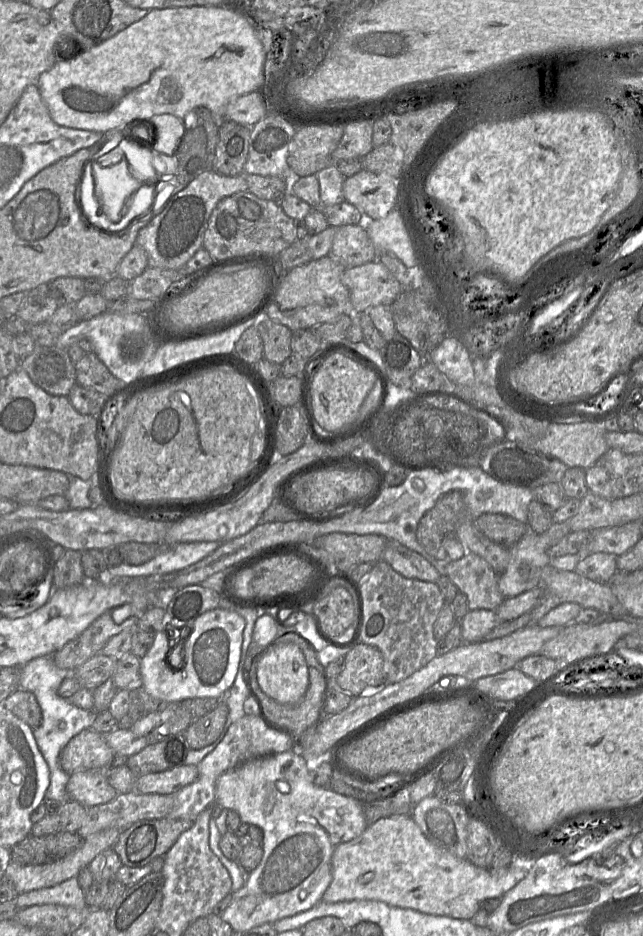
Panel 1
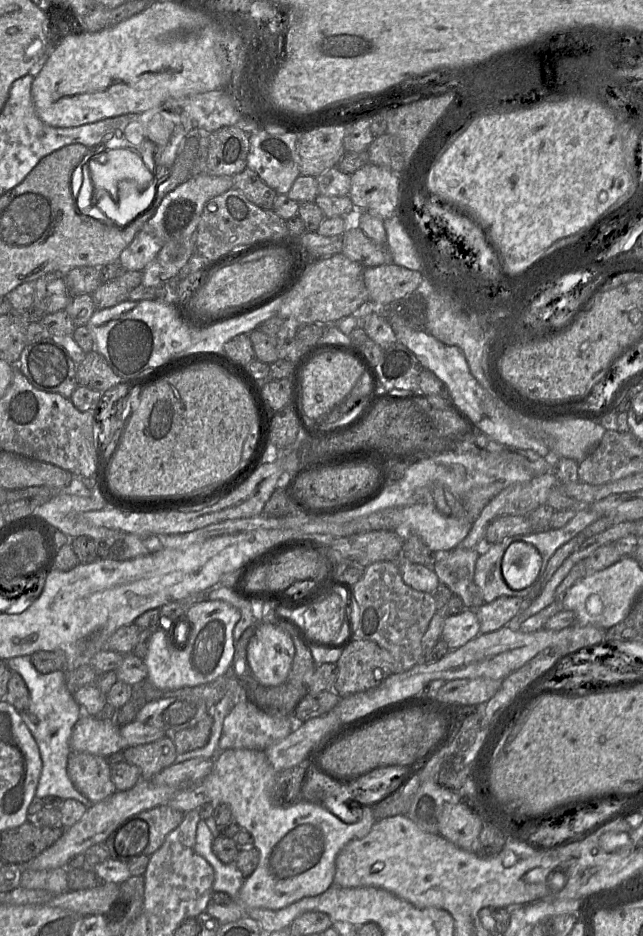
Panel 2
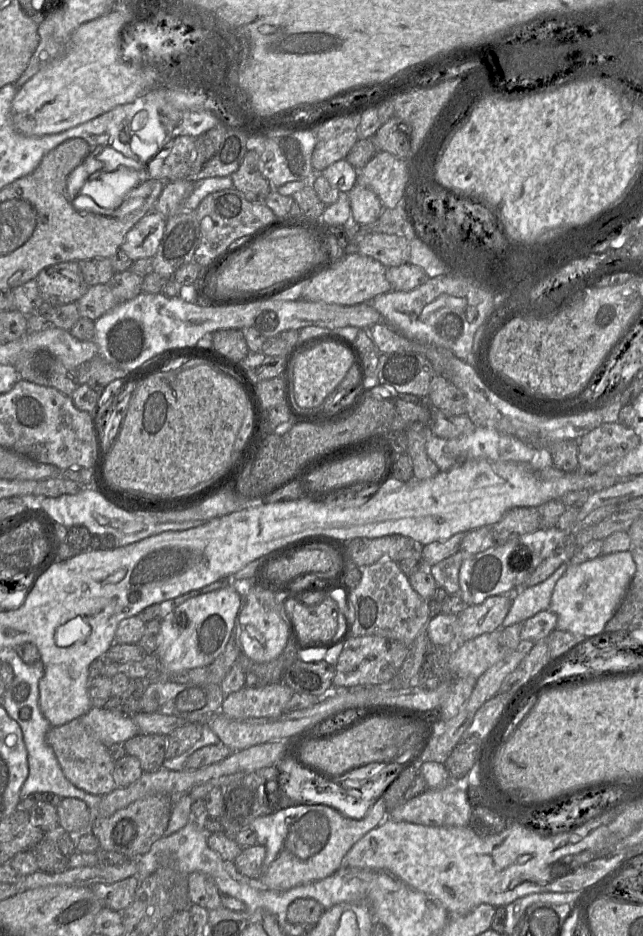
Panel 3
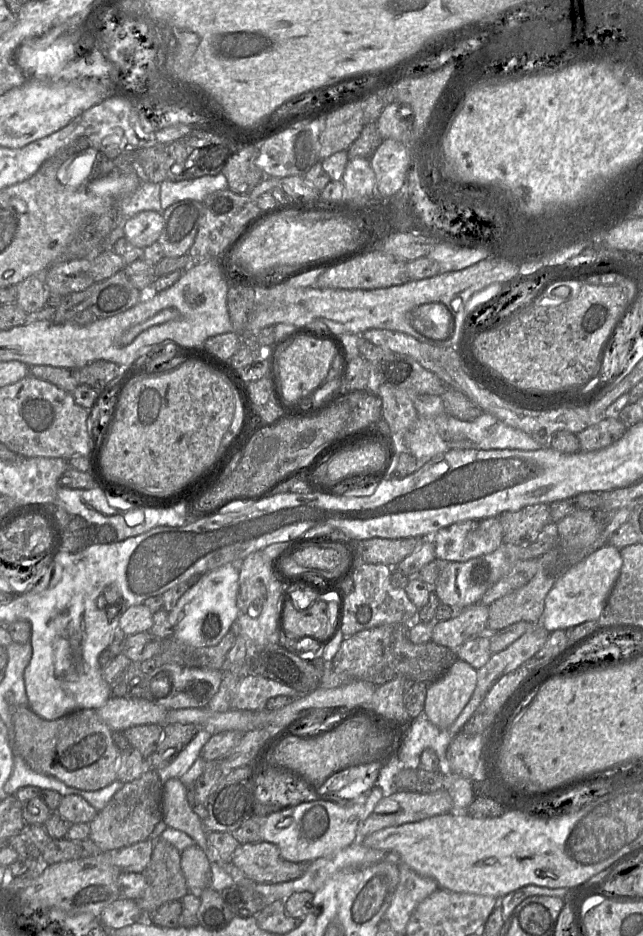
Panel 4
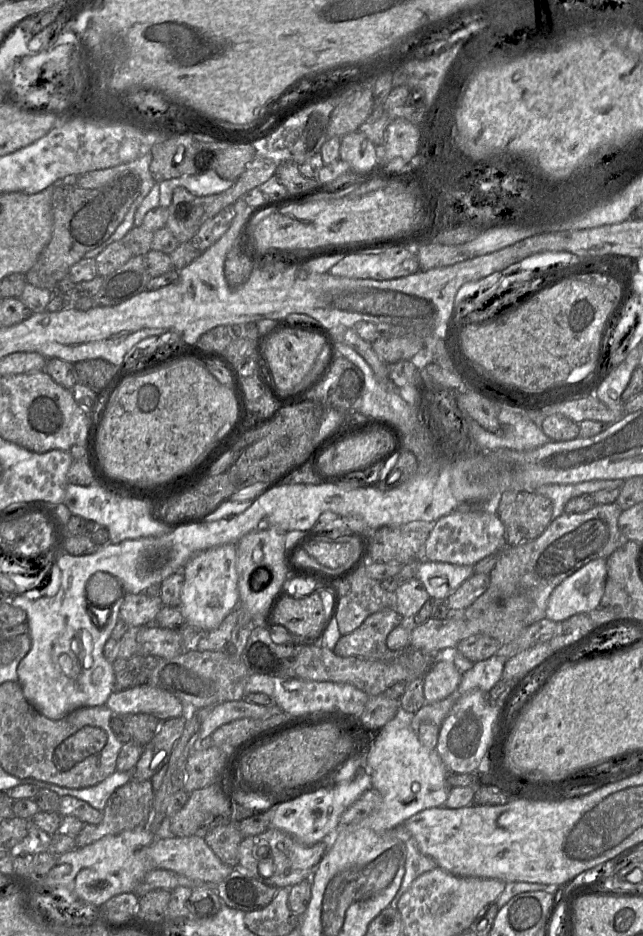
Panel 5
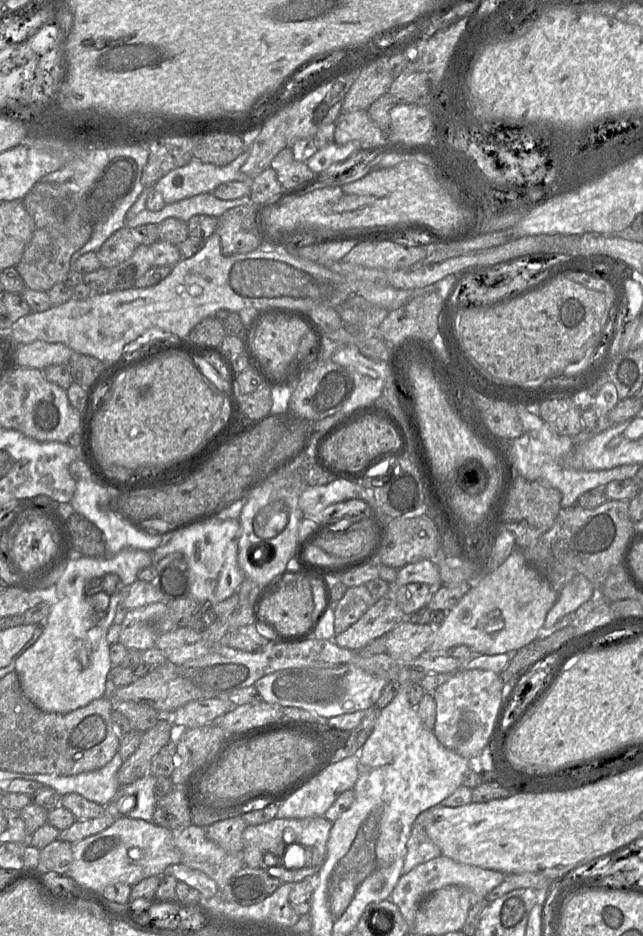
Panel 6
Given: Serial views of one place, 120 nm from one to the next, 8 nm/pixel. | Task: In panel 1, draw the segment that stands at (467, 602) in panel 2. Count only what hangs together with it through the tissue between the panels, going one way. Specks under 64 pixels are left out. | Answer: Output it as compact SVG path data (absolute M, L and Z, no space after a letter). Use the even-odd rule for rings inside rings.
M465 553L461 559L448 562L446 576L465 594L469 610L495 611L505 599L499 590L499 575L476 554Z

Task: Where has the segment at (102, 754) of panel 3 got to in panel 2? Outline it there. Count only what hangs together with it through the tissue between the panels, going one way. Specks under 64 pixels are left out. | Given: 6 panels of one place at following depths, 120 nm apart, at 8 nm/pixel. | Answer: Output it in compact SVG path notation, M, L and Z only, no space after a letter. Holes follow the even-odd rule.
M71 750L67 773L76 789L92 803L102 801L116 791L111 766L105 757Z

